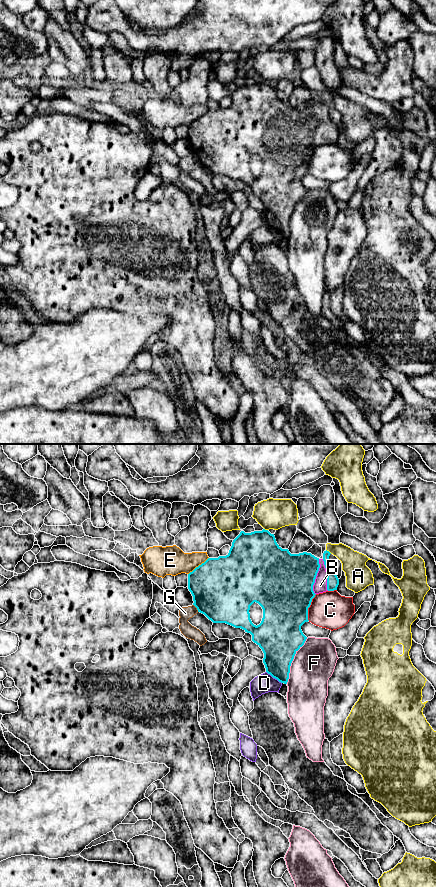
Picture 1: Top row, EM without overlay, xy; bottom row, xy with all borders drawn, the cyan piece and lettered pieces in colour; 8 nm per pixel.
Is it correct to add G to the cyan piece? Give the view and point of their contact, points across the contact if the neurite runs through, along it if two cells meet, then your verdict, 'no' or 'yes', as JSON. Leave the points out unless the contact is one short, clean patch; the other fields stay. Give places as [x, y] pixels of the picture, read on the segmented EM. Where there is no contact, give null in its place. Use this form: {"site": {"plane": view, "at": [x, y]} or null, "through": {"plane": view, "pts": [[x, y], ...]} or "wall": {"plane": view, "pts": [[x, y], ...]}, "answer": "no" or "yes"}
{"site": {"plane": "xy", "at": [196, 607]}, "wall": {"plane": "xy", "pts": [[193, 604], [198, 611]]}, "answer": "no"}

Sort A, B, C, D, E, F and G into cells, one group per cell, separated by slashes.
A / B / C / D G / E / F

